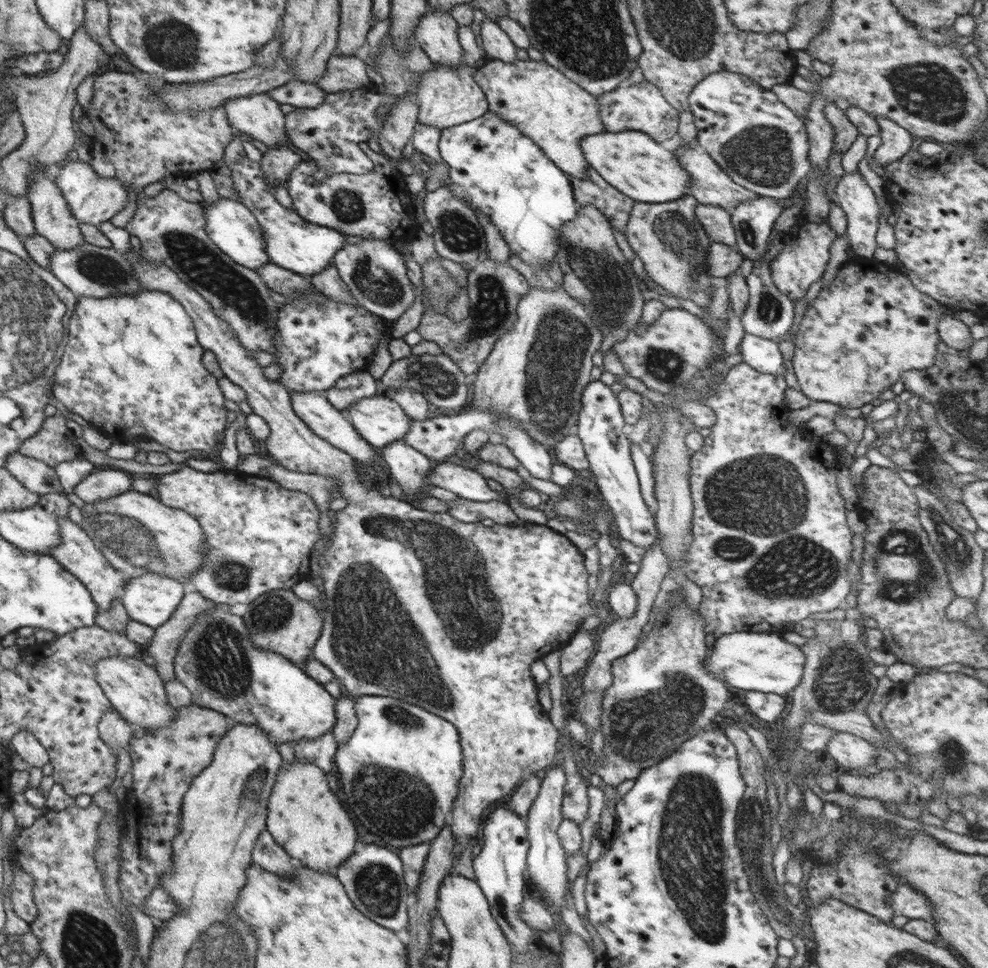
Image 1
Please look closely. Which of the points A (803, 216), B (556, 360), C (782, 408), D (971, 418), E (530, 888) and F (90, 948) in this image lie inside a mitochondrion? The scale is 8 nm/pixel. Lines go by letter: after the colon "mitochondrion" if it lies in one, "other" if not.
A: other
B: mitochondrion
C: other
D: mitochondrion
E: other
F: mitochondrion

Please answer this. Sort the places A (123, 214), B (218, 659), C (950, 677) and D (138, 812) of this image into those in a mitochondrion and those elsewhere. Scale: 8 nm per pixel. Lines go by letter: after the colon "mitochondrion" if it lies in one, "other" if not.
A: other
B: mitochondrion
C: other
D: other

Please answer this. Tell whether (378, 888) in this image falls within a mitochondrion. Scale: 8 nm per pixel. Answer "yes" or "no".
yes

